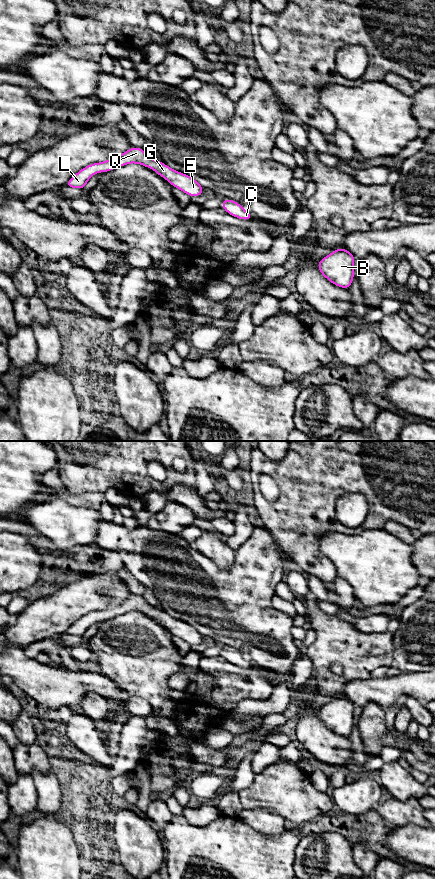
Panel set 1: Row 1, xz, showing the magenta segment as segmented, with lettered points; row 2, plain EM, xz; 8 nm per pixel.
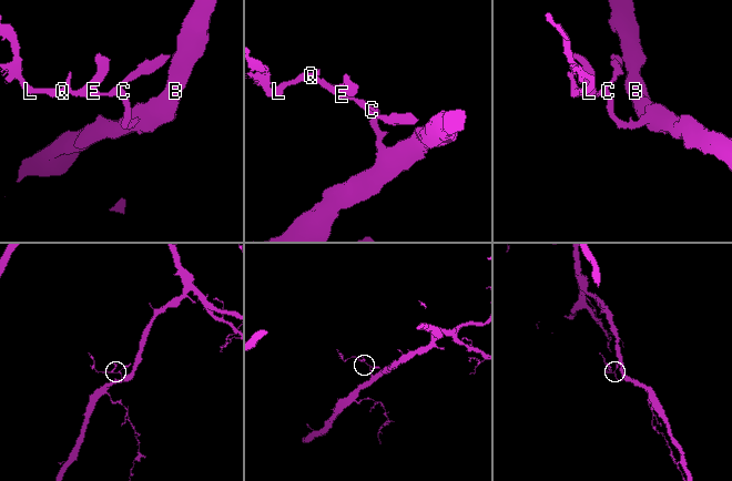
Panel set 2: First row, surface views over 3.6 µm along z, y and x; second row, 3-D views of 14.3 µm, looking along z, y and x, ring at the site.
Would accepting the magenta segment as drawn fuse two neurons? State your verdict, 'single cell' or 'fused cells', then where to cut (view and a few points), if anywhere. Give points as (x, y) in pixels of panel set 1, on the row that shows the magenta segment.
single cell | no cut

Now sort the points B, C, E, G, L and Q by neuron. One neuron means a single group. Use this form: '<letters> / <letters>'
B C E G L Q

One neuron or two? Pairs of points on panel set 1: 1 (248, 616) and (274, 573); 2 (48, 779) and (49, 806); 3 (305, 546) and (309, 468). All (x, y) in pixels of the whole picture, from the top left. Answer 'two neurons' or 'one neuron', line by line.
1: one neuron
2: one neuron
3: one neuron

